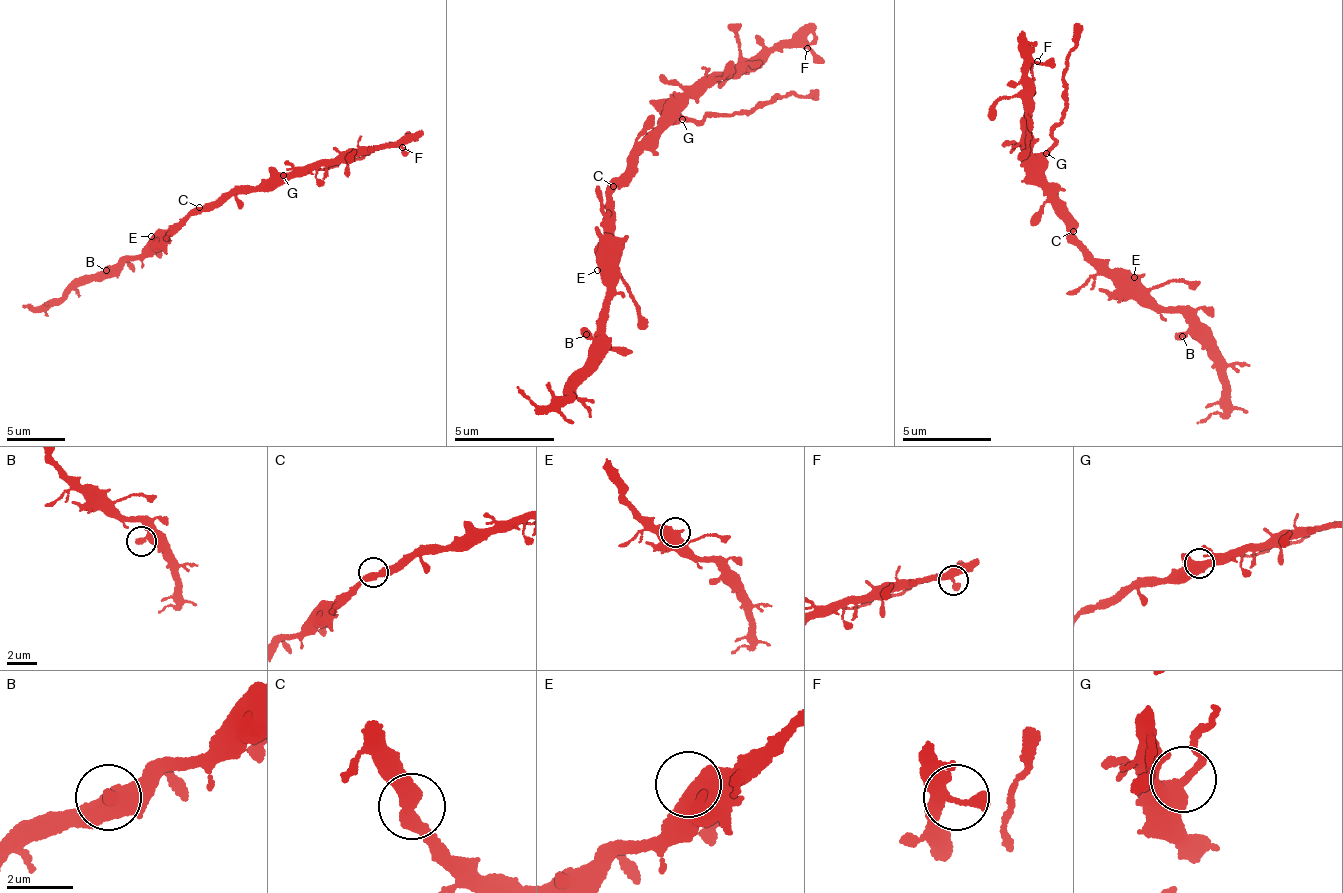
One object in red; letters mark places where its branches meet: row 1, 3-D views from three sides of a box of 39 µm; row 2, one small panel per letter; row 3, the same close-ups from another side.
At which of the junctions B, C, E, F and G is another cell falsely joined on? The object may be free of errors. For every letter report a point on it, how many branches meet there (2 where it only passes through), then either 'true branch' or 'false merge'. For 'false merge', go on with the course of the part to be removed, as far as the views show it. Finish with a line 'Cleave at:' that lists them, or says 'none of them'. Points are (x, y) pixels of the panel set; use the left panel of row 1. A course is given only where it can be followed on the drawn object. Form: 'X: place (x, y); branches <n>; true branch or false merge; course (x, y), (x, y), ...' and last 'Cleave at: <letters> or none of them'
B: place (106, 270); branches 1; true branch
C: place (199, 207); branches 2; true branch
E: place (151, 236); branches 2; true branch
F: place (402, 147); branches 2; true branch
G: place (283, 175); branches 2; false merge; course (284, 174), (297, 176), (309, 167), (339, 165), (397, 144), (411, 135)
Cleave at: G

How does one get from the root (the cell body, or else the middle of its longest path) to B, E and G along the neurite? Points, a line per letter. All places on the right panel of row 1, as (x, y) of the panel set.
B: (1069, 239), (1104, 258), (1110, 269), (1137, 273), (1155, 304), (1182, 308), (1188, 328), (1182, 336)
E: (1069, 239), (1077, 240), (1080, 248), (1091, 250), (1093, 256), (1104, 258), (1108, 270), (1131, 274), (1134, 277)
G: (1069, 239), (1058, 198), (1050, 189), (1044, 165), (1048, 163), (1045, 151)

